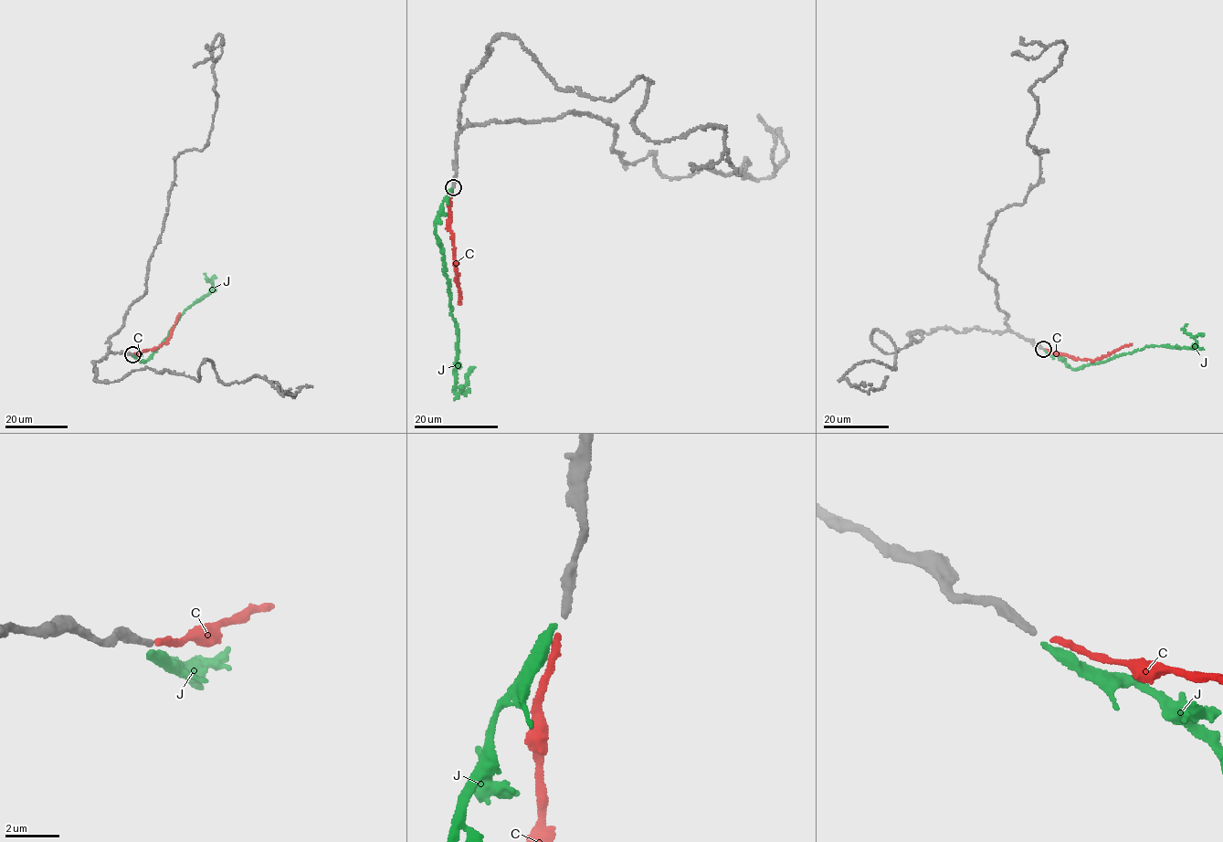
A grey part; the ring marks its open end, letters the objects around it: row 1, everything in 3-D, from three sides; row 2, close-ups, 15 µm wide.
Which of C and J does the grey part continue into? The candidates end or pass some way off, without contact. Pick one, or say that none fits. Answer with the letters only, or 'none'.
C

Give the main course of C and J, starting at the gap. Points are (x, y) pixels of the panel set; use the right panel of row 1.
C: (1045, 350), (1094, 361), (1132, 343)
J: (1044, 350), (1078, 370), (1146, 346), (1194, 349), (1195, 340), (1185, 331), (1186, 324)

